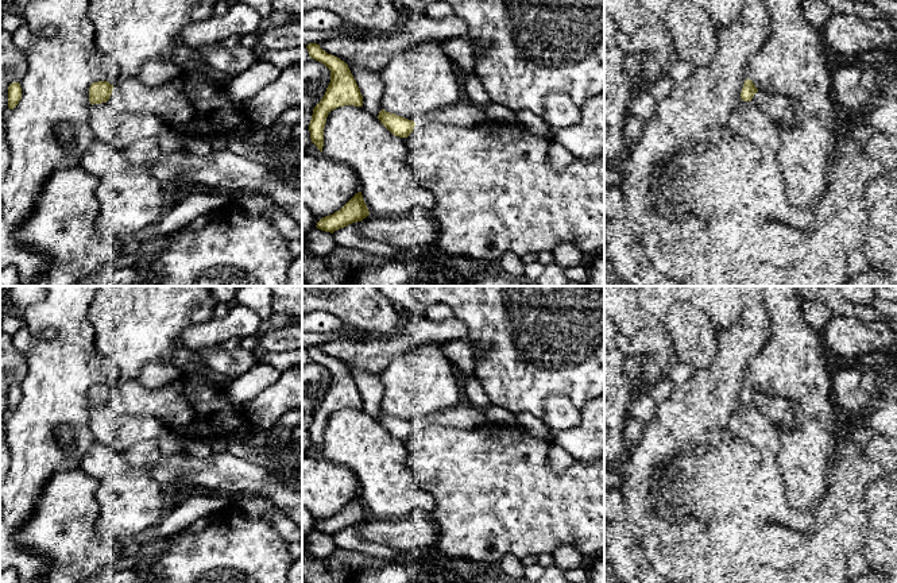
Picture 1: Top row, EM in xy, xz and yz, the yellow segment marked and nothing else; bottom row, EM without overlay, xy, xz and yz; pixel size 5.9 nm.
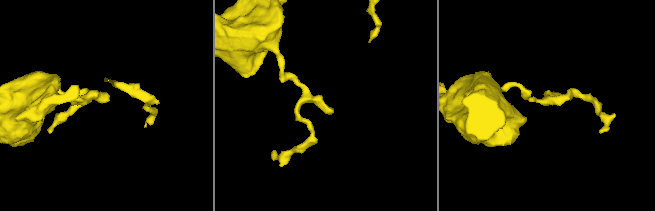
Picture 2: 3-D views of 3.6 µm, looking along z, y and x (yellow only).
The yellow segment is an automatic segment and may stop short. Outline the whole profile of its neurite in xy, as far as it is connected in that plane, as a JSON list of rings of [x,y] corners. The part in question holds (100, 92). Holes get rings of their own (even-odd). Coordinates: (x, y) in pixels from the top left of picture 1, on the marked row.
[[[183,72],[175,80],[159,86],[146,85],[136,77],[121,77],[115,85],[108,81],[93,82],[89,88],[89,101],[92,105],[109,101],[119,112],[154,115],[183,136],[192,134],[209,138],[220,134],[229,135],[248,120],[243,104],[231,100],[224,86],[202,80],[194,72]]]

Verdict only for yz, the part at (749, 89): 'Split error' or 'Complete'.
Split error

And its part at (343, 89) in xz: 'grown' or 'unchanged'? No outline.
unchanged

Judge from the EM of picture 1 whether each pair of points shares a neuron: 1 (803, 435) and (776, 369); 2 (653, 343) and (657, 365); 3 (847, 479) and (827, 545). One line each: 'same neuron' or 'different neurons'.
1: same neuron
2: same neuron
3: same neuron

